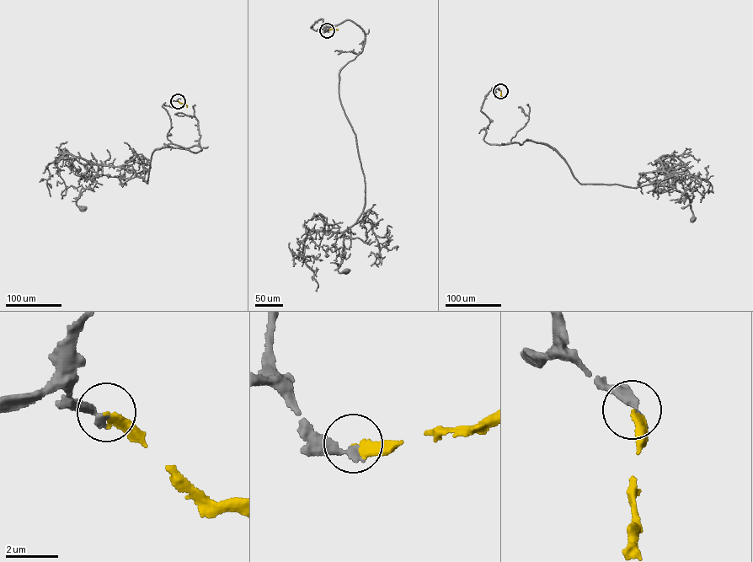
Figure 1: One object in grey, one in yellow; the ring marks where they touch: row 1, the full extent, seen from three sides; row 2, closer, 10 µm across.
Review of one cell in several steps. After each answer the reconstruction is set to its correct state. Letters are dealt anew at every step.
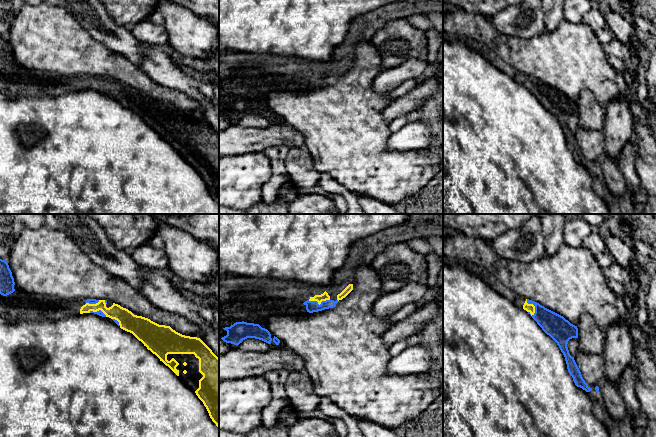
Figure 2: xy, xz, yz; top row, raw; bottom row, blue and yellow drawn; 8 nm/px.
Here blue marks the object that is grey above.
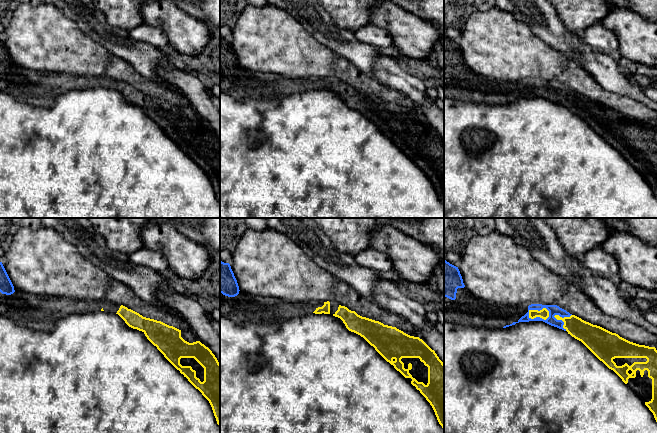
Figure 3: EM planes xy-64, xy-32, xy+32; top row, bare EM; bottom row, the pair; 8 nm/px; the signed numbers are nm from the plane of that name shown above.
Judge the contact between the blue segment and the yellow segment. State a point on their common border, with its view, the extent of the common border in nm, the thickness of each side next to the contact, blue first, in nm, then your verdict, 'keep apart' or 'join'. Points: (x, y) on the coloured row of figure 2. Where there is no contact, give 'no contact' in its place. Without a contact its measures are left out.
yz (534, 305) | 150 nm | 190/70 nm | join

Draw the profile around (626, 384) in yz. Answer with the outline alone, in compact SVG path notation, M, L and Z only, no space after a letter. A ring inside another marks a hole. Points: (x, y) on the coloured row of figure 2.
M628 366L621 374L616 384L618 391L625 402L628 418L634 417L641 411L641 406L635 393L635 382L636 376L632 373Z

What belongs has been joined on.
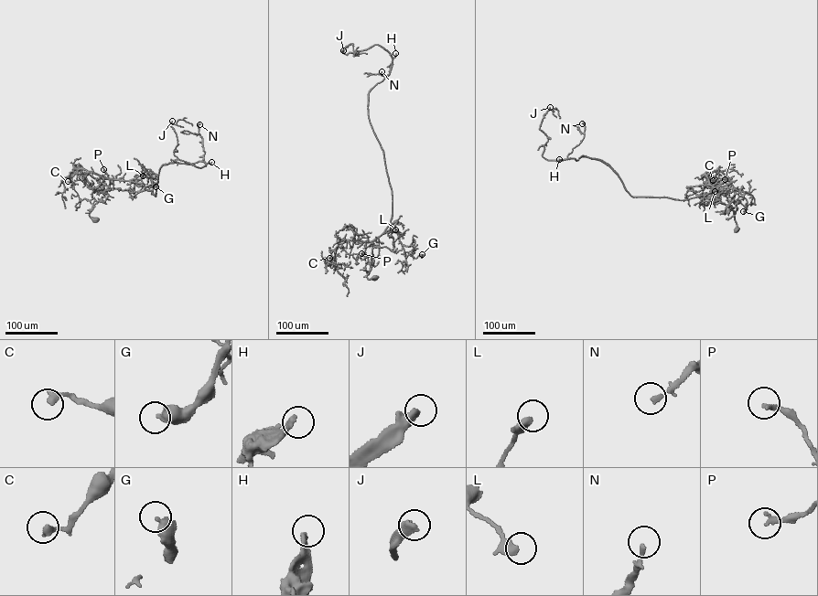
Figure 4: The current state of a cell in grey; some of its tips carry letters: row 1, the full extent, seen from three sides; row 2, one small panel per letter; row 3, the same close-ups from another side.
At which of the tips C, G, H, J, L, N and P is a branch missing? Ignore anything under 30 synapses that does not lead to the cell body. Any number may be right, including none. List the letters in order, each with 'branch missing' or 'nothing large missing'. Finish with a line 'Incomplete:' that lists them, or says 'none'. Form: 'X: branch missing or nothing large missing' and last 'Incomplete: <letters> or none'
C: nothing large missing
G: nothing large missing
H: branch missing
J: branch missing
L: nothing large missing
N: branch missing
P: nothing large missing
Incomplete: H, J, N

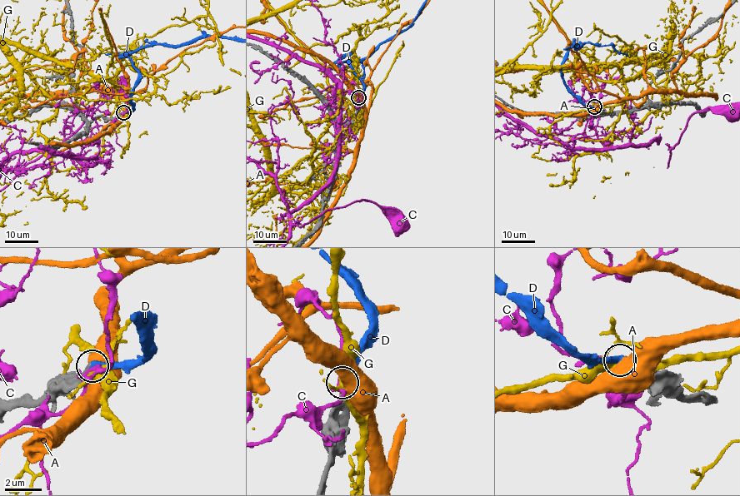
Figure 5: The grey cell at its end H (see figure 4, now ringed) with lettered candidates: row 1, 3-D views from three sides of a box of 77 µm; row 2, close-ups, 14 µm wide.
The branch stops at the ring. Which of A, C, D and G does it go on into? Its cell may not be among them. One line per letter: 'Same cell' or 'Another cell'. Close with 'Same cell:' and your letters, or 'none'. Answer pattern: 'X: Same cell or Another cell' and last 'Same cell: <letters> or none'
A: Another cell
C: Another cell
D: Same cell
G: Another cell
Same cell: D

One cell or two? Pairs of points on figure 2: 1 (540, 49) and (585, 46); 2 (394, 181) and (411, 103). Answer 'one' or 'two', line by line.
1: one
2: two

